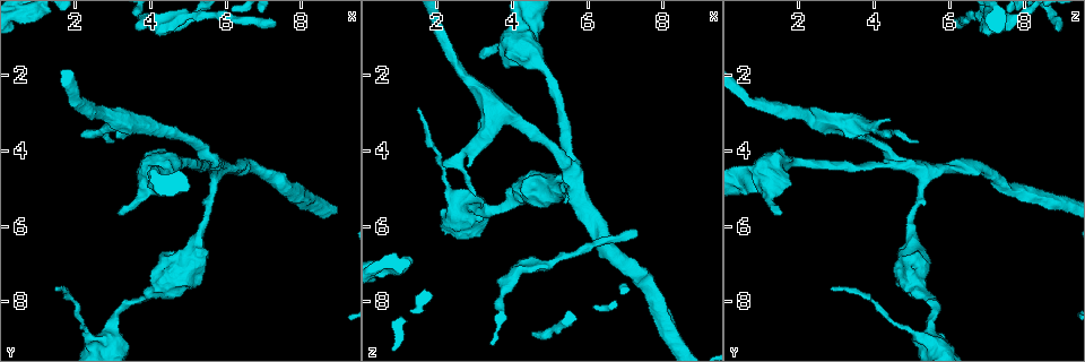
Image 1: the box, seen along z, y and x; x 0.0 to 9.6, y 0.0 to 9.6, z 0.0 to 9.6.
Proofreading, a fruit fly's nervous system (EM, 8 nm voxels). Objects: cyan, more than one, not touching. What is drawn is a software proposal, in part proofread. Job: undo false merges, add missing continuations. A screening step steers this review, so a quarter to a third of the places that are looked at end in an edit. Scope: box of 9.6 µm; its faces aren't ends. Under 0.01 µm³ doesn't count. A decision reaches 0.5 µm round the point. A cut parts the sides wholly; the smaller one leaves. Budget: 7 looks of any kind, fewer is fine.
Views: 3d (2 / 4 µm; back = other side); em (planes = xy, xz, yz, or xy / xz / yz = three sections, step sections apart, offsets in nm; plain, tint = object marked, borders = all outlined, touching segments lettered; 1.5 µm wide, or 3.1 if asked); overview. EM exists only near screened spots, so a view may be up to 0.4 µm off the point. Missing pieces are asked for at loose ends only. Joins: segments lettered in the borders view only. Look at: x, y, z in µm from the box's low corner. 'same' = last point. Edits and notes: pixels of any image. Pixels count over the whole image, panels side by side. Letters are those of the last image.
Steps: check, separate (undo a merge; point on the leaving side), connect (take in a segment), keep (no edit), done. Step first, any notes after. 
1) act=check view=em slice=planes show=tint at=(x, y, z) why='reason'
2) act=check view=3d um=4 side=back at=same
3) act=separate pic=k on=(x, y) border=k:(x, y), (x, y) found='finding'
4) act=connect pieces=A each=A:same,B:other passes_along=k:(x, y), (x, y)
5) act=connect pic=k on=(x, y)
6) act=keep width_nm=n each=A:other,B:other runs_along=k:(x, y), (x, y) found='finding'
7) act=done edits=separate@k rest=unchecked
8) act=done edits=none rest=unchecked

act=check view=em slice=planes show=borders at=(4.50, 0.70, 8.80) why='end of a long branch'

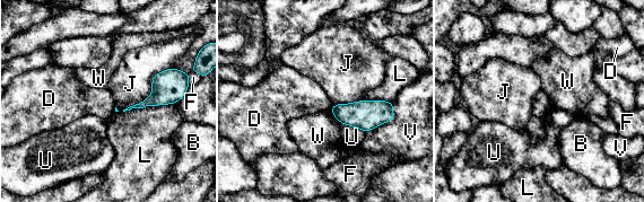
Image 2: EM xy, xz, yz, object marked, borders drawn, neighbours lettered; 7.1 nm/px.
act=keep each=B:other,D:other,F:other,J:other,L:other,U:other,V:other,W:other border=2:(332, 104), (329, 108) found='no lettered segment goes on from it'

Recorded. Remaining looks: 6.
act=check view=3d um=2 at=(7.30, 0.70, 6.15) why='end of a long branch'

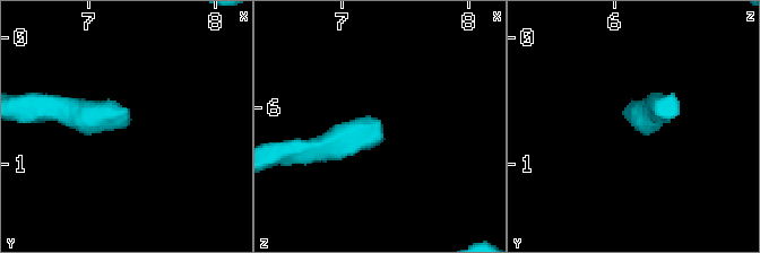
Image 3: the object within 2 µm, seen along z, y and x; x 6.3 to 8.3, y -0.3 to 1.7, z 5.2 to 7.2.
act=check view=em slice=planes show=borders at=(7.34, 0.66, 6.18) why='need the tissue'

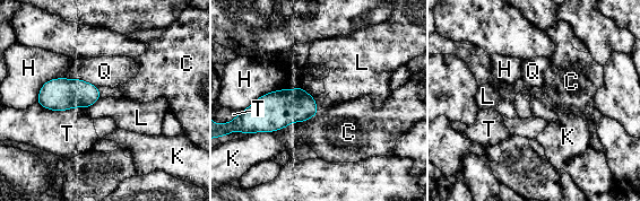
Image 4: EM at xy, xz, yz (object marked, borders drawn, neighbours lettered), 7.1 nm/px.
act=keep width_nm=190 each=C:other,H:other,K:other,L:other,Q:other,T:other border=4:(100, 96), (86, 108) found='no lettered segment goes on from it'

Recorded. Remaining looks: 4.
act=check view=em slice=xz step=4 show=tint at=(5.60, 4.30, 4.50) why='three arms meet'

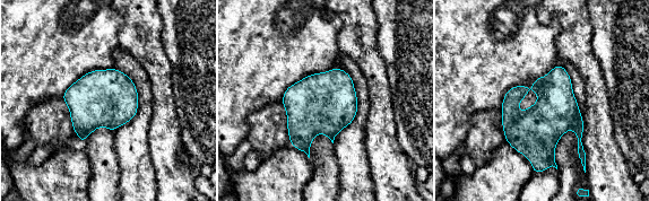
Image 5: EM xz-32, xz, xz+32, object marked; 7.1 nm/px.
act=check view=em slice=planes show=borders at=same why='another direction'

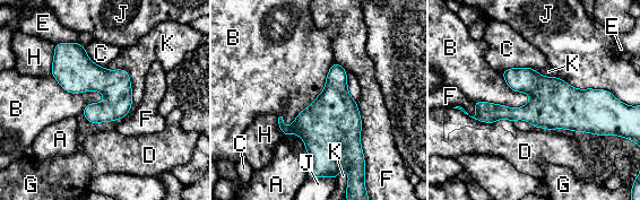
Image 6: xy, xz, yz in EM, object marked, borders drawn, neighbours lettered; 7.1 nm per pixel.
act=keep each=A:other,B:other,C:other,D:other,E:other,F:other,G:other,H:other,J:other,K:other found='continuous, no second cell'

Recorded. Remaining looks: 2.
act=done edits=none rest=unchecked

